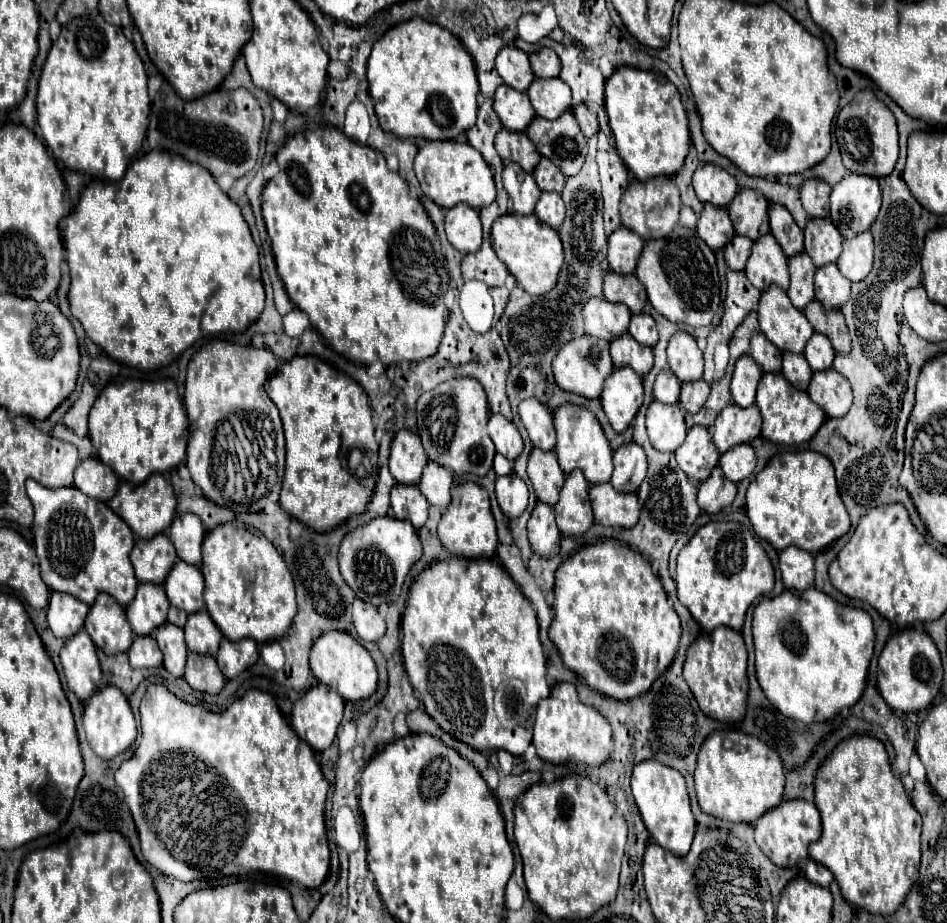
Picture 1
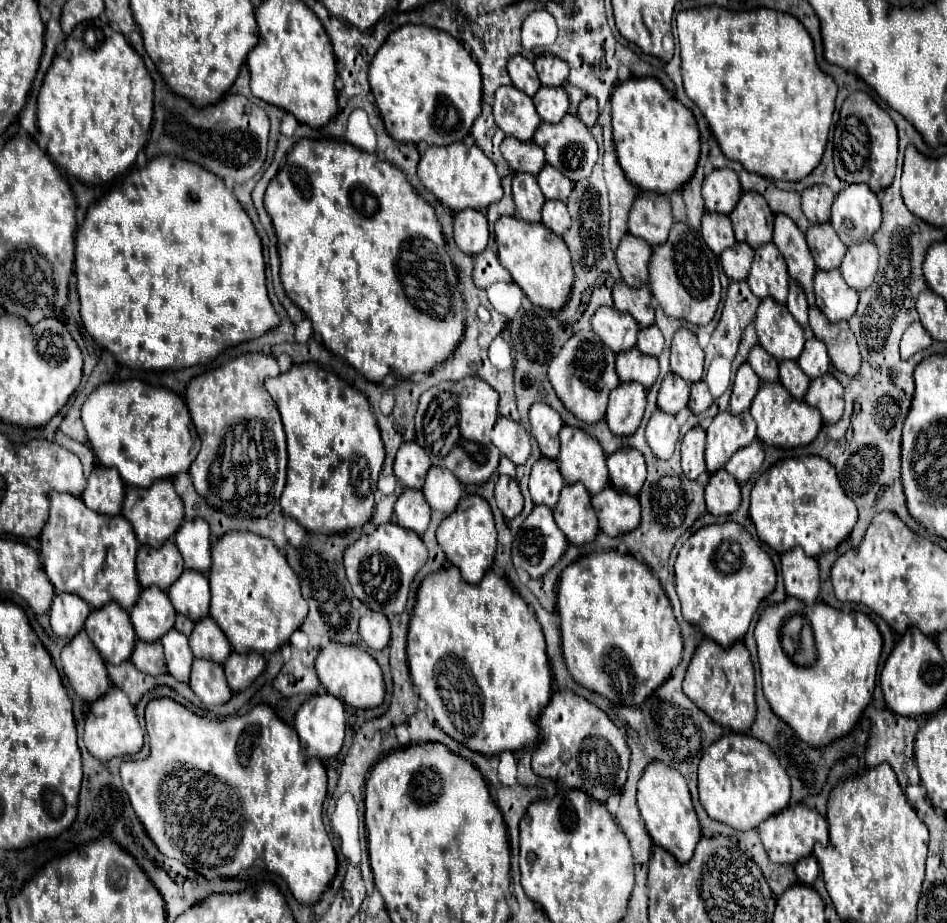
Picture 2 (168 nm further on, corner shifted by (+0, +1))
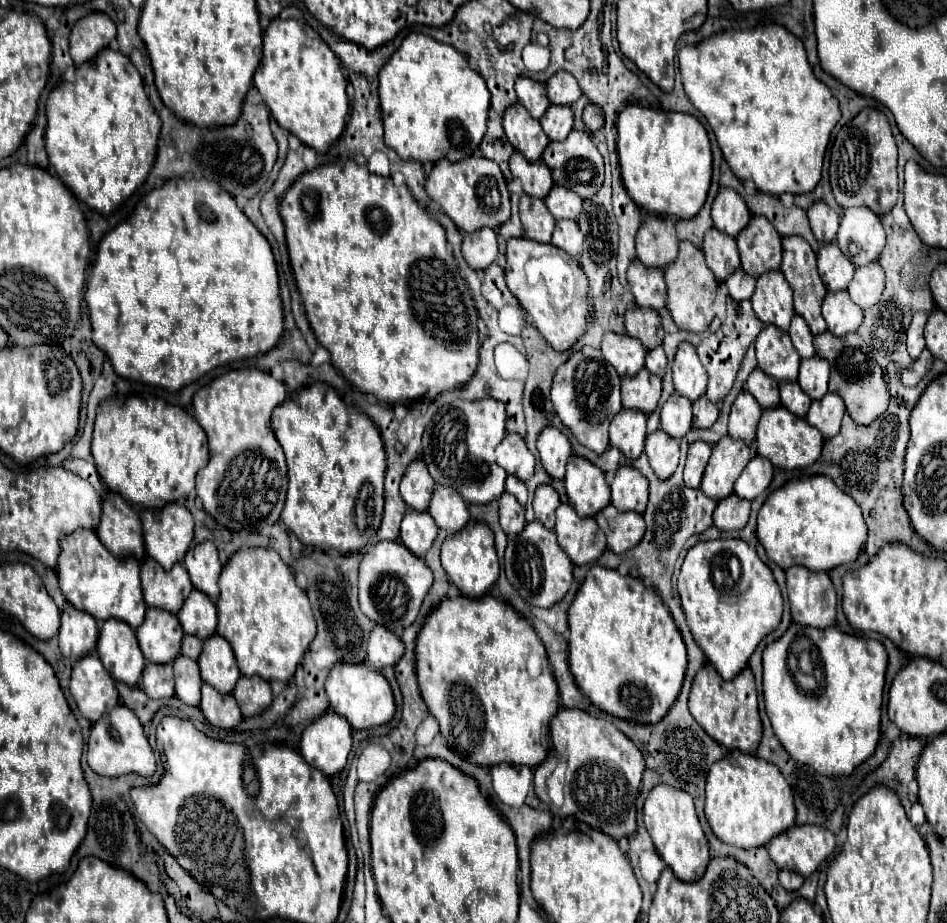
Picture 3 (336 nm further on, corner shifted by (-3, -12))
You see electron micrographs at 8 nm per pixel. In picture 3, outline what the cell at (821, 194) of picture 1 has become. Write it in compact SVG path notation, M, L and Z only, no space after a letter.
M813 202L807 208L807 216L819 244L827 244L835 240L839 228L839 216L825 202Z

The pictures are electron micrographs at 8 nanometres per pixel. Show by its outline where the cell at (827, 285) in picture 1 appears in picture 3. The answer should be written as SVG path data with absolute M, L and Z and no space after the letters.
M845 290L827 292L823 300L823 318L827 322L827 330L835 336L845 336L855 332L863 322L863 310L859 310Z

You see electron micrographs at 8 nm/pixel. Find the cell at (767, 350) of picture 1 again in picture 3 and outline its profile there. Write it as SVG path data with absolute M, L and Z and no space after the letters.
M755 368L747 378L747 390L755 396L761 408L779 406L779 382L771 380L761 368Z

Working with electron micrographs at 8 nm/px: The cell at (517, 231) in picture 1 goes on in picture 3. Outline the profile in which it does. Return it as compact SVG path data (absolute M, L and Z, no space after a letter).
M511 238L507 242L505 276L507 286L527 310L537 330L555 350L569 350L585 332L589 312L589 284L575 258L553 244L533 242L531 238Z

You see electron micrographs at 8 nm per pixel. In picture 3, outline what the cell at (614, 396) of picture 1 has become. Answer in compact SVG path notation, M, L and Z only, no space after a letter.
M623 408L623 412L619 412L615 420L611 420L611 428L609 428L611 446L621 450L627 458L635 460L645 446L645 436L647 436L645 422L647 422L645 412Z

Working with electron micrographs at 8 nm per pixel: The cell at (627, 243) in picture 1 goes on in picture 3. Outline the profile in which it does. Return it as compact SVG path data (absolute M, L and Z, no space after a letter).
M637 258L631 262L627 270L627 282L635 296L635 302L641 308L663 310L665 308L665 280L663 270L647 268Z

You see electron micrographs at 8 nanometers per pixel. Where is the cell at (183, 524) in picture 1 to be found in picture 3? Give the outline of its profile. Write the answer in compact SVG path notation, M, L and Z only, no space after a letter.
M205 540L195 546L191 546L183 558L185 568L191 576L191 582L197 590L207 594L209 598L219 596L219 574L221 574L221 562L217 556L217 548L213 542Z

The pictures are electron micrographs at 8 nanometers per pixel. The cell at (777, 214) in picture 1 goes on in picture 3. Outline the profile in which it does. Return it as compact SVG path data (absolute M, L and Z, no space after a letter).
M789 236L783 238L783 262L781 262L781 272L785 274L793 296L795 296L795 312L799 316L803 316L803 320L809 324L809 330L813 334L821 334L825 332L825 320L821 316L821 302L827 294L825 284L821 282L821 276L817 272L817 262L815 262L815 252L811 250L811 246L799 238L799 236Z

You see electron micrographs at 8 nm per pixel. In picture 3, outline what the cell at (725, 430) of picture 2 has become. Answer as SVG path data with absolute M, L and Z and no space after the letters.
M723 436L711 452L709 464L705 468L705 476L701 482L701 490L709 498L725 498L733 492L733 484L751 460L753 450L743 440L733 440L731 436Z

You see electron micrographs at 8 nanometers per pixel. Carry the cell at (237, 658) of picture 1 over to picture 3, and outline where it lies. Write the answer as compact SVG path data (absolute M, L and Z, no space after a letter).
M241 676L237 680L237 686L233 690L233 696L243 712L243 716L255 716L259 714L261 710L265 710L273 696L271 696L271 688L269 688L269 682L259 678L259 676Z

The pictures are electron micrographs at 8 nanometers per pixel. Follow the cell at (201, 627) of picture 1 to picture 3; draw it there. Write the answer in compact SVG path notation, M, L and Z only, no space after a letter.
M217 634L203 642L203 650L197 662L203 682L213 684L219 692L231 692L237 678L241 676L231 644L227 644L227 640Z

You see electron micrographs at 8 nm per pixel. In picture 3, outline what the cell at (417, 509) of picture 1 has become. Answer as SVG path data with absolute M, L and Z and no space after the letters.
M409 508L401 522L401 542L419 558L427 554L437 536L437 524L427 512L415 512Z

